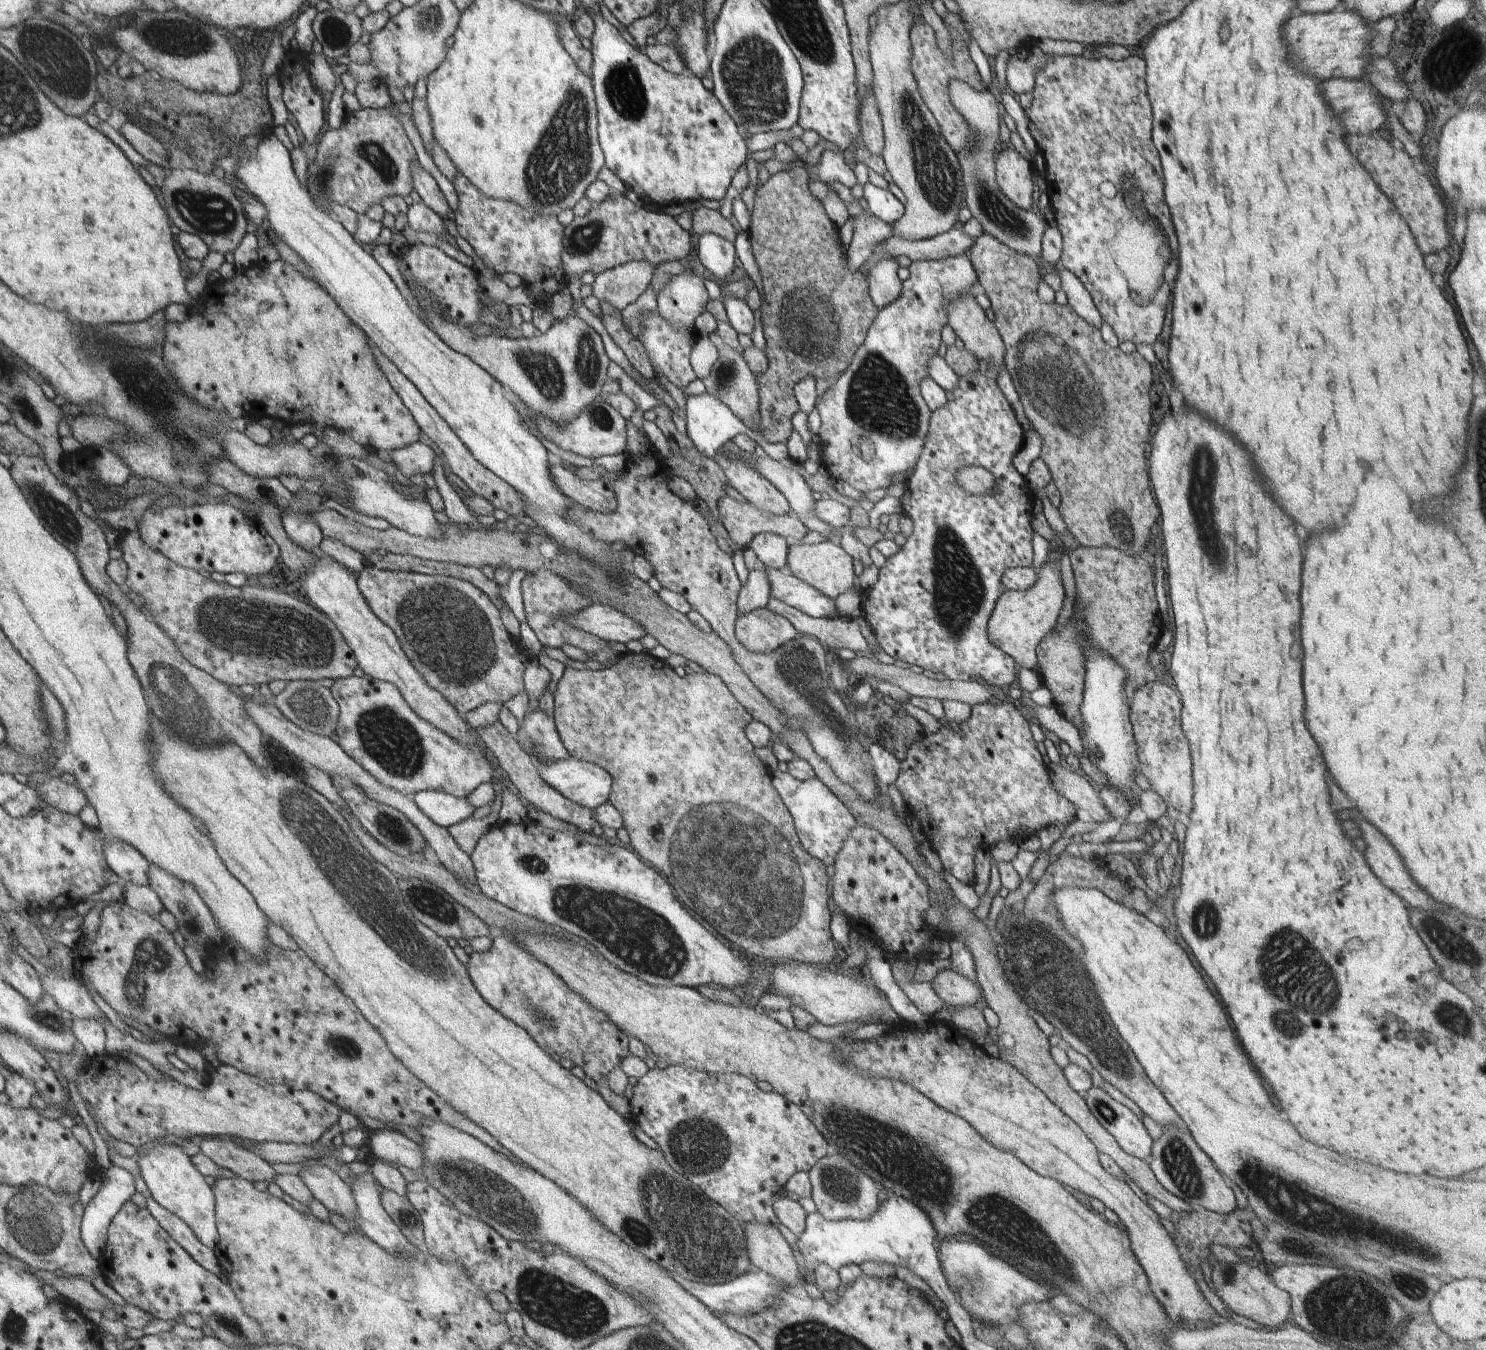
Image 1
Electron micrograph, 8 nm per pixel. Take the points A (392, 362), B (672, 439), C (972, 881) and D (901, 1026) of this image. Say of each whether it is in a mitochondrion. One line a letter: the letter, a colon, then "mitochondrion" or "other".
A: other
B: other
C: other
D: other

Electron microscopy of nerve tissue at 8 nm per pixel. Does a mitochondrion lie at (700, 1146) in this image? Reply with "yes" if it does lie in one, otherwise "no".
yes

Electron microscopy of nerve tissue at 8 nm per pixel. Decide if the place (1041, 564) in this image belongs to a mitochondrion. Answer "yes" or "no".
no

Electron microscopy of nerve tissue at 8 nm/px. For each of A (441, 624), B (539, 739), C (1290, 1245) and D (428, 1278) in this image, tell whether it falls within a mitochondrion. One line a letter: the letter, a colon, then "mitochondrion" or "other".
A: mitochondrion
B: mitochondrion
C: mitochondrion
D: mitochondrion

